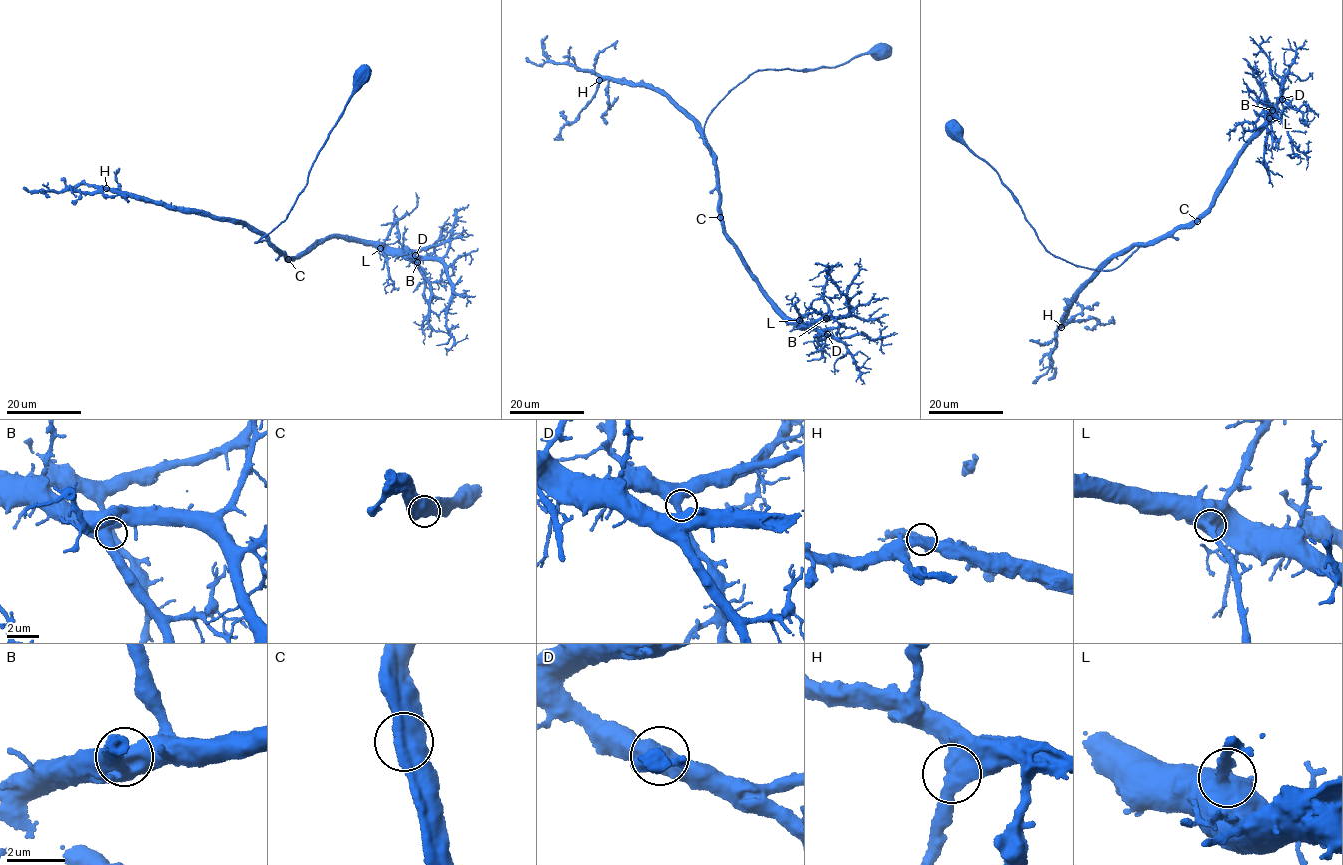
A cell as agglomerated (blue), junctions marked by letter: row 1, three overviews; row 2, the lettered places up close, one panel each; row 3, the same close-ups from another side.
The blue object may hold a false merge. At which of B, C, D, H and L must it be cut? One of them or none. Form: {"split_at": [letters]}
{"split_at": []}

